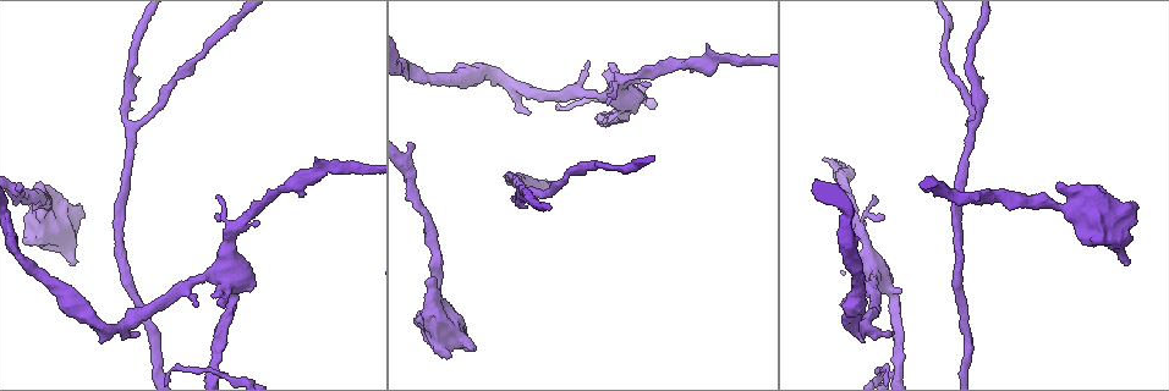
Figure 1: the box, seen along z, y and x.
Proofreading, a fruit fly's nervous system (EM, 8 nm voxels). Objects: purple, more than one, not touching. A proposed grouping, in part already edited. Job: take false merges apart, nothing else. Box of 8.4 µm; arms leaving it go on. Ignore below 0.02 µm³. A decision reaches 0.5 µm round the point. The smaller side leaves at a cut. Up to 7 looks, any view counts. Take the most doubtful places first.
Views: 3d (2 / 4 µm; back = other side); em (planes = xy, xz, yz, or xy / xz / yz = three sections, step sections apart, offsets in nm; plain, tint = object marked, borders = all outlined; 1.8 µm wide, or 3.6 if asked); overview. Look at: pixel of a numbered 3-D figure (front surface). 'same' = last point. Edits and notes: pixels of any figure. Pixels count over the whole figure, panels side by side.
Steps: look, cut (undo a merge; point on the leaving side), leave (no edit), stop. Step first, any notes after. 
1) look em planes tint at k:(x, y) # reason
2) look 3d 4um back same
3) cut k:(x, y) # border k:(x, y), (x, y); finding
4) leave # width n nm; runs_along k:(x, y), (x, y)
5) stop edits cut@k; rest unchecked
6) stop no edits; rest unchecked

look em xy step 8 tint at 1:(859, 230) # sudden change in width

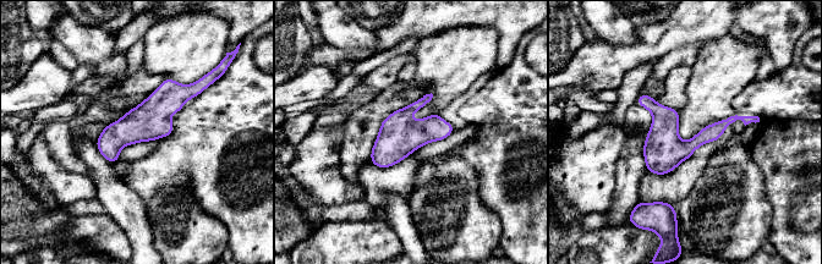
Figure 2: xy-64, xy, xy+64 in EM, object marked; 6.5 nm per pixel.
look em planes tint same

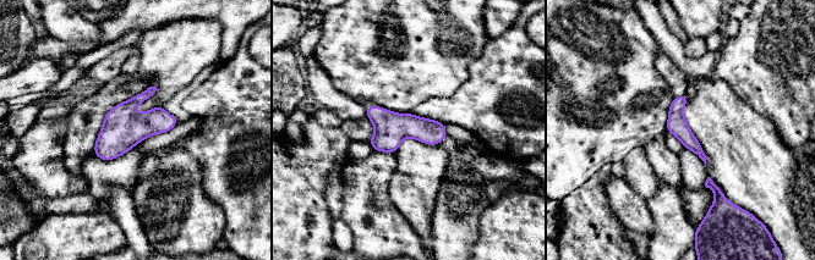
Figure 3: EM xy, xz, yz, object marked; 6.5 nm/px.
leave # width 140 nm; runs_along 3:(677, 99), (677, 125), (700, 153); one neuron here

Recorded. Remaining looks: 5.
look em planes tint at 1:(1080, 212) # sharp bend

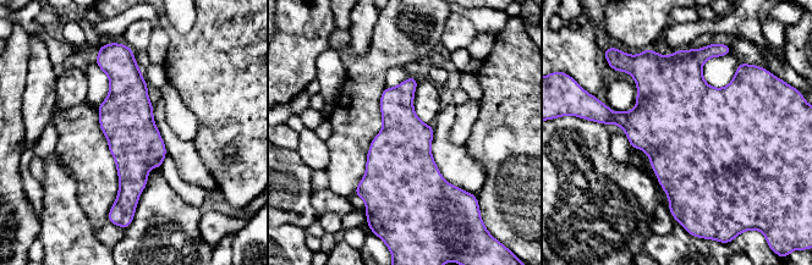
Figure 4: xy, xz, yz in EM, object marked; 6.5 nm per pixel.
leave # runs_along 4:(125, 60), (132, 206); continuous, no second neuron

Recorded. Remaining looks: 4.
look em planes plain at 1:(897, 369) # a narrow waist

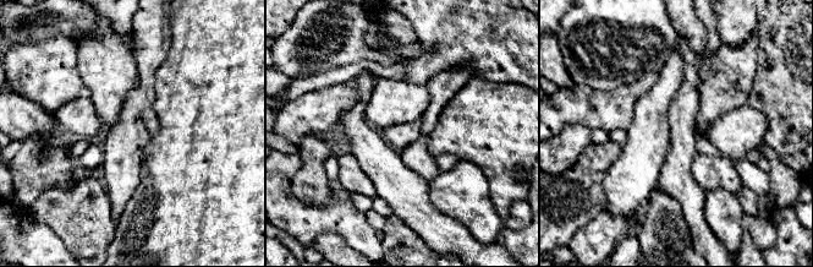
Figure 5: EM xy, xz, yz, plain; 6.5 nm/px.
look em planes tint same

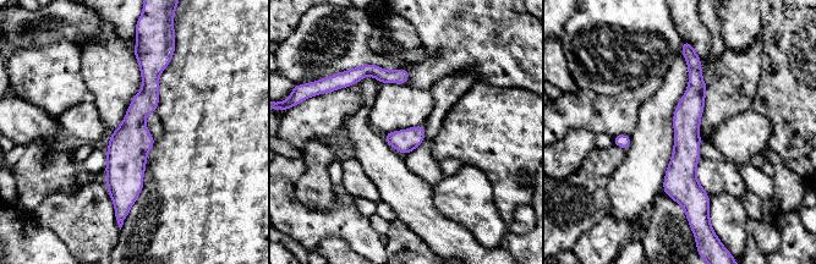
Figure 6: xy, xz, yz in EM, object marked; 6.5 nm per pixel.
leave # width 150 nm; runs_along 6:(146, 62), (126, 208); one neuron here

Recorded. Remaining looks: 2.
stop no edits; rest unchecked

